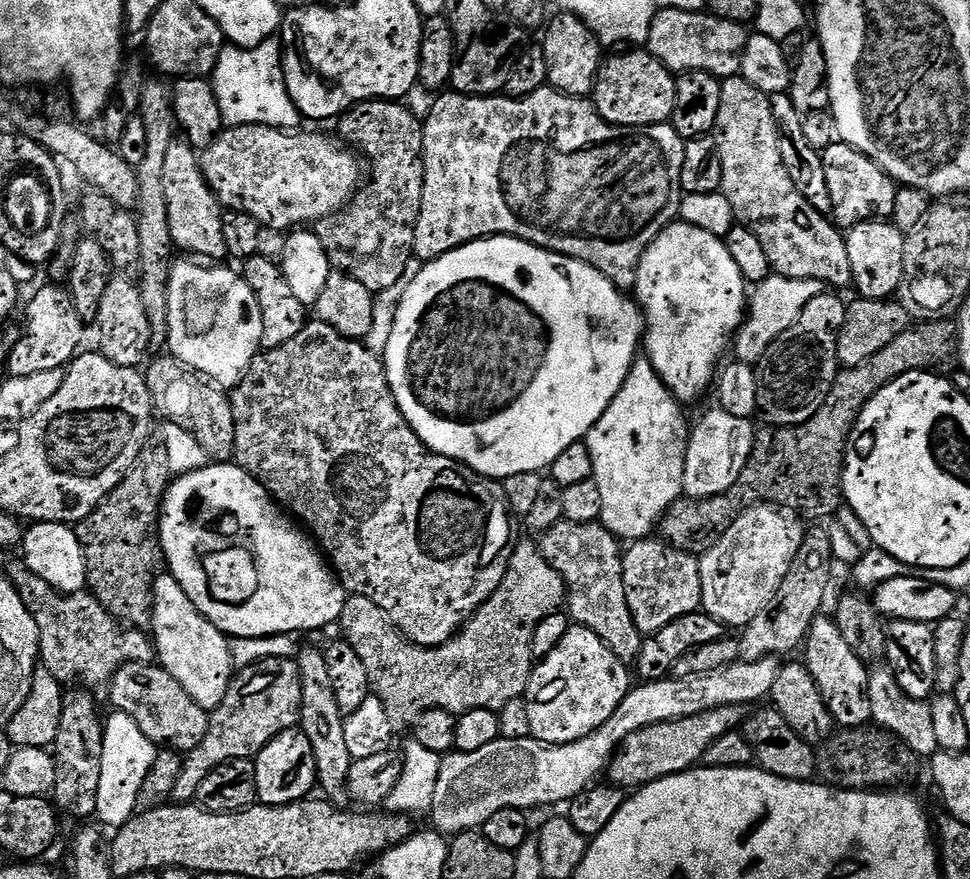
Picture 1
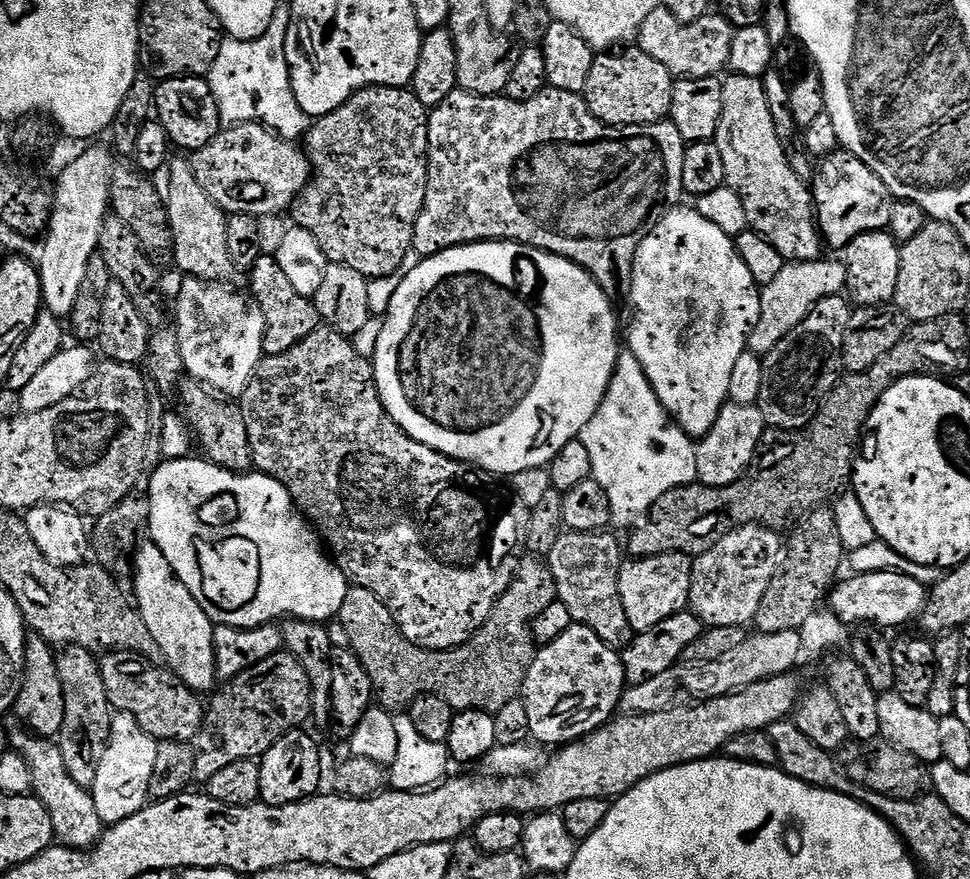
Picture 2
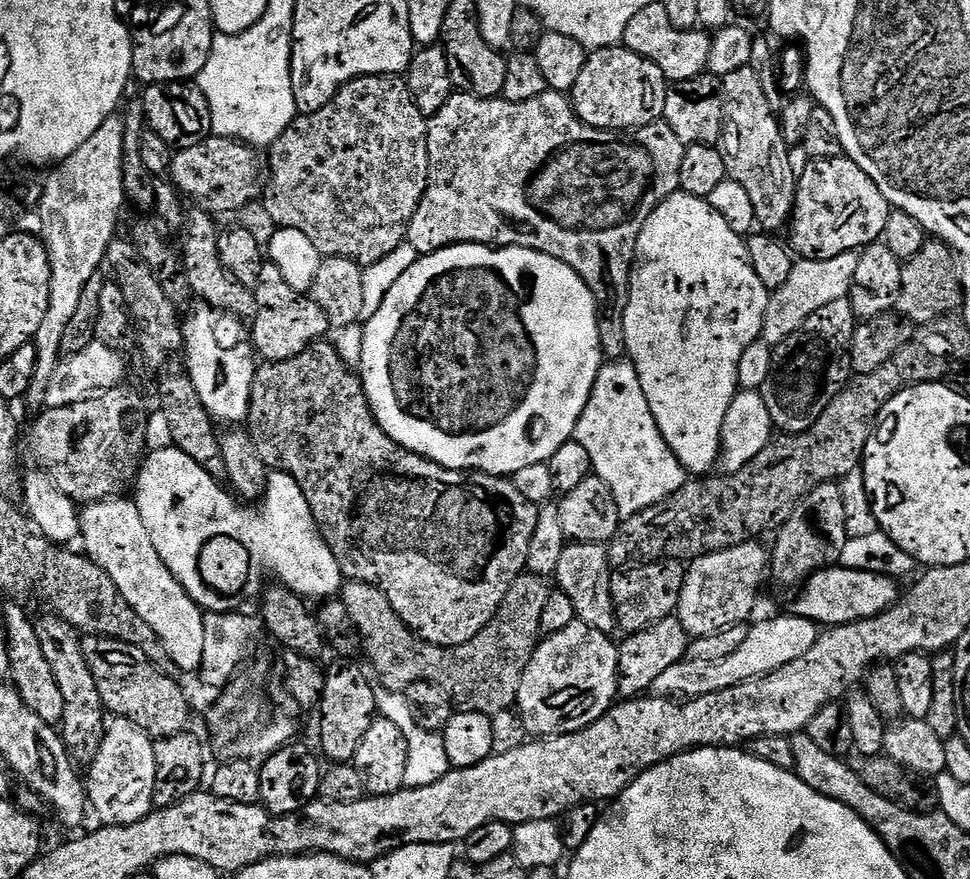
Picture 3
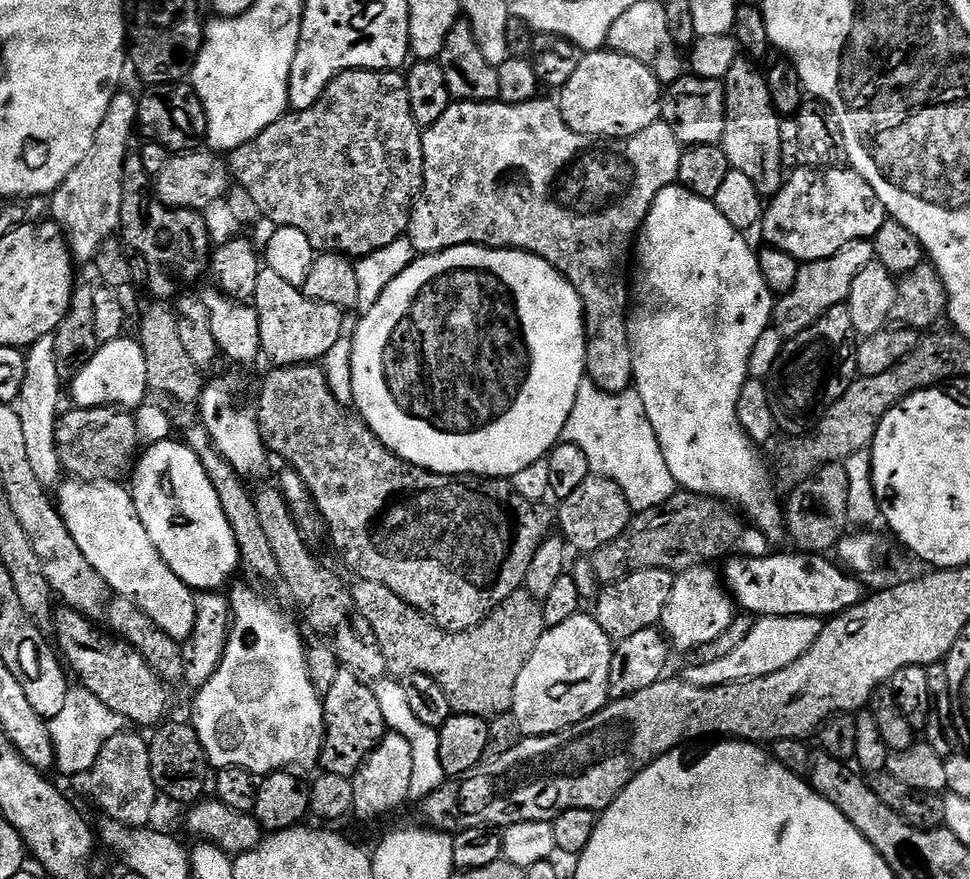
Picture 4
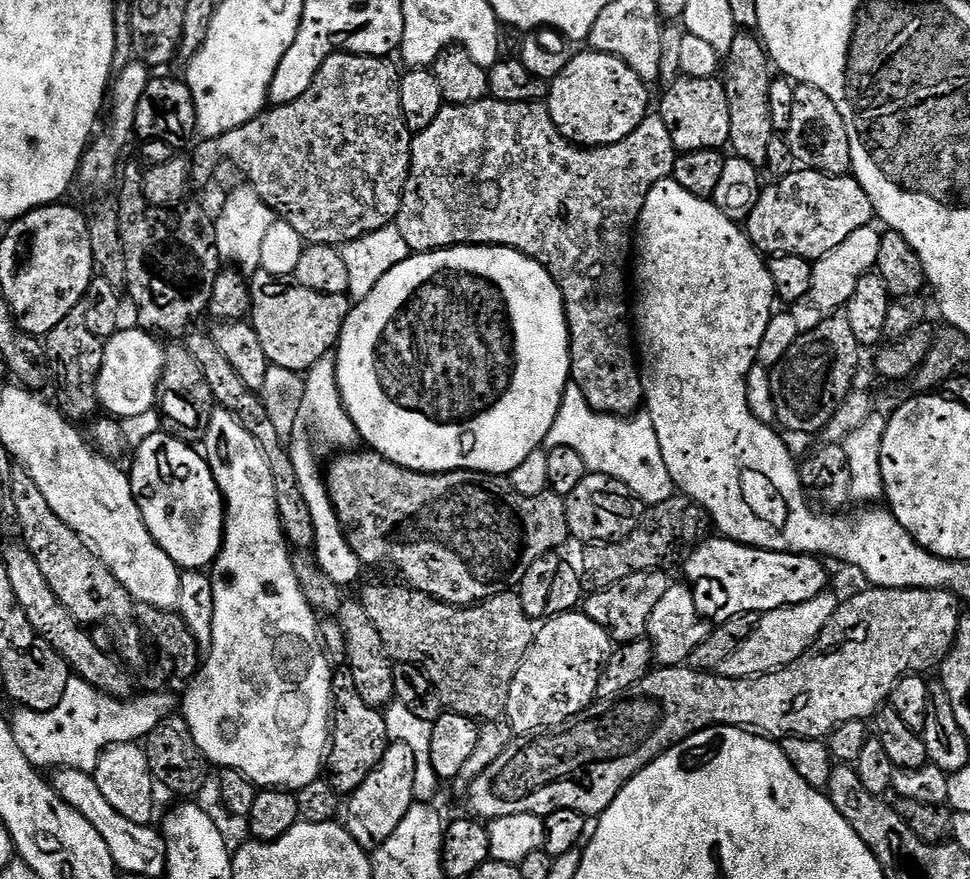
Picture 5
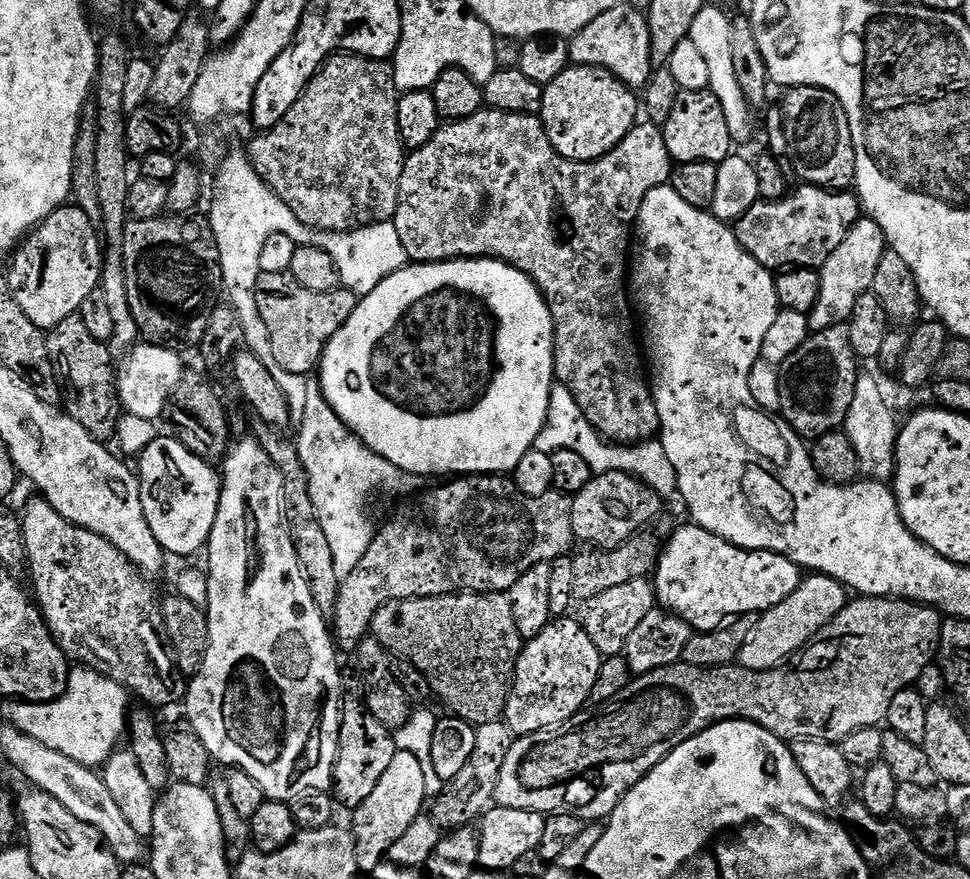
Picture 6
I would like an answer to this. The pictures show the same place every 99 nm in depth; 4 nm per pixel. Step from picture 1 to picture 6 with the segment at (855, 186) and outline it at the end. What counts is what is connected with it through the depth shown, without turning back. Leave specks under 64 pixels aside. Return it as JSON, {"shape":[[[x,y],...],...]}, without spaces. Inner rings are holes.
{"shape":[[[805,183],[799,187],[797,192],[796,189],[789,191],[781,200],[760,199],[757,204],[750,206],[750,210],[746,210],[746,214],[742,214],[740,220],[735,221],[734,231],[742,250],[766,269],[823,268],[826,258],[830,258],[830,254],[842,246],[842,238],[846,238],[848,231],[862,218],[860,201],[851,191],[829,190]]]}

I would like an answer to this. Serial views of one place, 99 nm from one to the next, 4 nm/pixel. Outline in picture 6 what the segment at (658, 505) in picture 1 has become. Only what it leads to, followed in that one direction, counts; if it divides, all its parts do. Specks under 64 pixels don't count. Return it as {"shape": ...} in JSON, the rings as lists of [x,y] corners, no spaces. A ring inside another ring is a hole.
{"shape":[[[556,382],[552,385],[548,417],[536,439],[535,451],[553,453],[558,450],[574,450],[590,466],[593,474],[601,472],[621,472],[641,480],[650,486],[662,498],[676,496],[676,471],[670,466],[670,457],[667,456],[664,444],[659,438],[641,440],[635,444],[614,444],[611,440],[604,439],[597,428],[586,418],[582,406],[570,394],[566,385]]]}

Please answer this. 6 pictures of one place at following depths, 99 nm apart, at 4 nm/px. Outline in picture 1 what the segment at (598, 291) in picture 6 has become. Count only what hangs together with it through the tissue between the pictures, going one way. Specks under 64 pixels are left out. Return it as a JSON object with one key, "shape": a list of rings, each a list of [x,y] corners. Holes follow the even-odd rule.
{"shape":[[[551,86],[539,88],[521,100],[514,100],[504,94],[494,96],[464,96],[452,90],[447,94],[435,97],[432,109],[422,120],[424,129],[424,185],[422,186],[422,202],[418,222],[414,230],[414,246],[412,255],[421,262],[437,260],[442,254],[462,247],[475,240],[482,240],[489,236],[516,236],[540,248],[569,256],[575,260],[586,262],[594,266],[614,286],[621,290],[632,290],[636,287],[638,266],[642,262],[642,254],[662,234],[662,230],[673,223],[680,214],[682,199],[682,158],[684,157],[685,141],[672,127],[671,123],[651,124],[645,128],[619,128],[601,118],[596,105],[591,99],[583,96],[568,96],[558,92]]]}

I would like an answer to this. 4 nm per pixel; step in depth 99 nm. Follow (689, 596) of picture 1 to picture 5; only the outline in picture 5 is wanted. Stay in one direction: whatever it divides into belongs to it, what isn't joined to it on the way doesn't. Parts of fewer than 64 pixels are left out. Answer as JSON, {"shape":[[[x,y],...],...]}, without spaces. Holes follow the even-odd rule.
{"shape":[[[664,570],[632,572],[622,582],[614,582],[614,586],[606,586],[597,592],[588,592],[582,601],[582,611],[586,613],[602,630],[606,630],[609,641],[617,645],[628,644],[631,640],[639,640],[648,631],[650,614],[654,614],[654,606],[666,595],[670,583],[669,573]]]}

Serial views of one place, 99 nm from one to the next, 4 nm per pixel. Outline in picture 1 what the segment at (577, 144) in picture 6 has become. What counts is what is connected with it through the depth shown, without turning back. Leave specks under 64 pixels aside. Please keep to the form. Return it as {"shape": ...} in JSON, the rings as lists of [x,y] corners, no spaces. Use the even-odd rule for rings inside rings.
{"shape":[[[628,50],[625,56],[616,56],[612,61],[605,63],[601,67],[599,74],[596,76],[596,85],[592,87],[591,101],[596,105],[598,114],[607,124],[613,124],[619,128],[645,128],[651,124],[667,124],[672,119],[672,111],[674,110],[674,98],[676,97],[676,76],[668,71],[668,67],[662,62],[658,62],[658,58],[654,58],[652,53],[647,50]]]}

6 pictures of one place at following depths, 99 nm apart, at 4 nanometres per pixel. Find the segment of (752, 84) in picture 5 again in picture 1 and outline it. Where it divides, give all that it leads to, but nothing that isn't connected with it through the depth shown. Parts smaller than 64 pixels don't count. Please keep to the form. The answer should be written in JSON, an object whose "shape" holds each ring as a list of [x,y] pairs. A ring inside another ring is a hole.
{"shape":[[[737,74],[721,83],[722,102],[714,139],[722,158],[720,191],[730,202],[739,227],[749,228],[762,242],[773,273],[786,278],[817,280],[832,290],[853,283],[845,233],[798,192],[783,160],[785,149],[774,122],[769,97]]]}

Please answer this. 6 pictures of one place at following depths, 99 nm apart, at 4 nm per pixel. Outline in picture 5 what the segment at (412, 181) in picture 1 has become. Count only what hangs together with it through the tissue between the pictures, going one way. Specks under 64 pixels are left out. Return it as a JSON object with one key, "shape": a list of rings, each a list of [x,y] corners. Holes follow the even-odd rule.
{"shape":[[[335,52],[332,56],[327,56],[322,62],[322,66],[312,79],[311,86],[300,95],[294,102],[289,104],[278,104],[269,107],[267,110],[254,117],[250,122],[230,130],[225,136],[214,139],[201,139],[192,149],[192,156],[189,157],[189,187],[193,190],[209,189],[214,171],[218,166],[229,163],[241,177],[246,181],[247,187],[252,188],[258,194],[266,206],[275,212],[279,219],[284,220],[304,239],[305,245],[309,244],[331,244],[333,246],[343,246],[368,236],[372,232],[377,232],[389,227],[395,221],[400,203],[404,197],[404,187],[408,181],[408,171],[412,165],[412,137],[409,132],[404,115],[402,114],[402,98],[400,97],[401,69],[396,69],[392,65],[393,61],[388,58],[378,56],[356,56],[352,52]]]}

